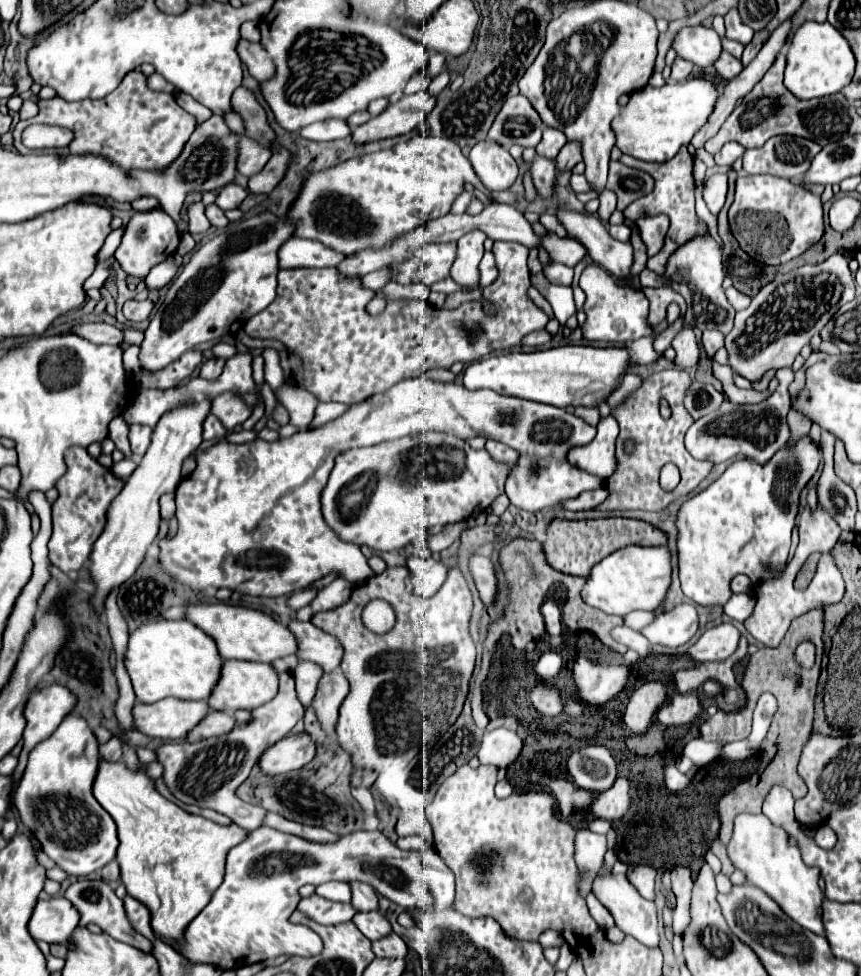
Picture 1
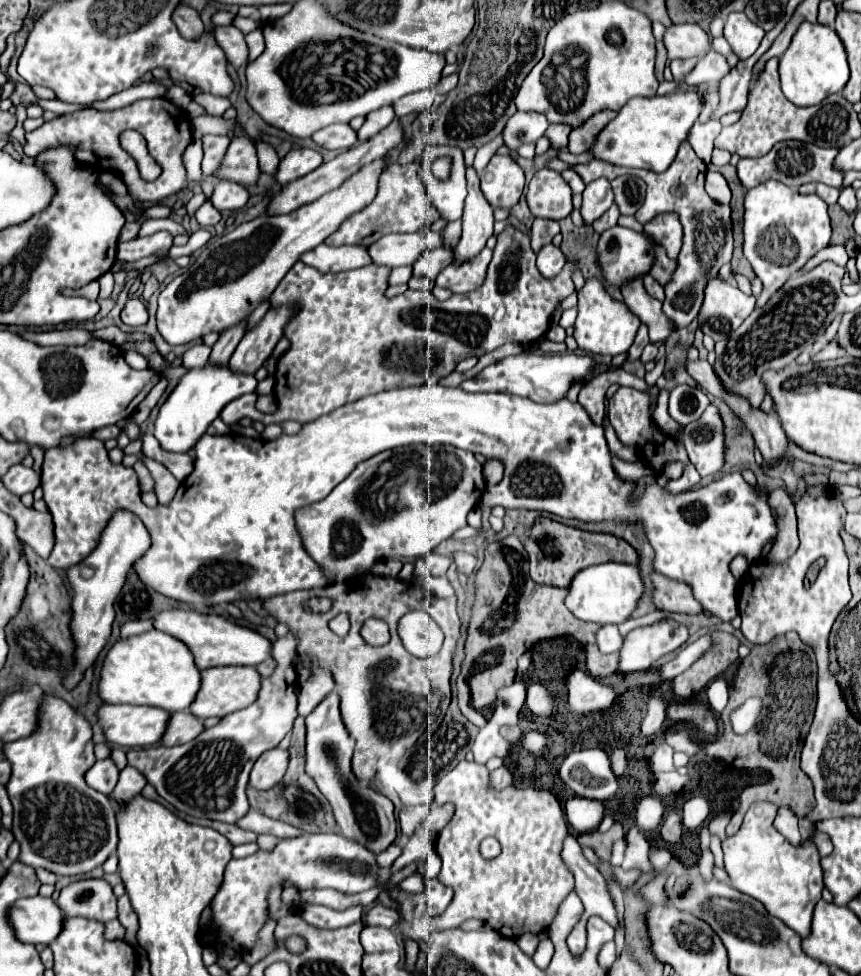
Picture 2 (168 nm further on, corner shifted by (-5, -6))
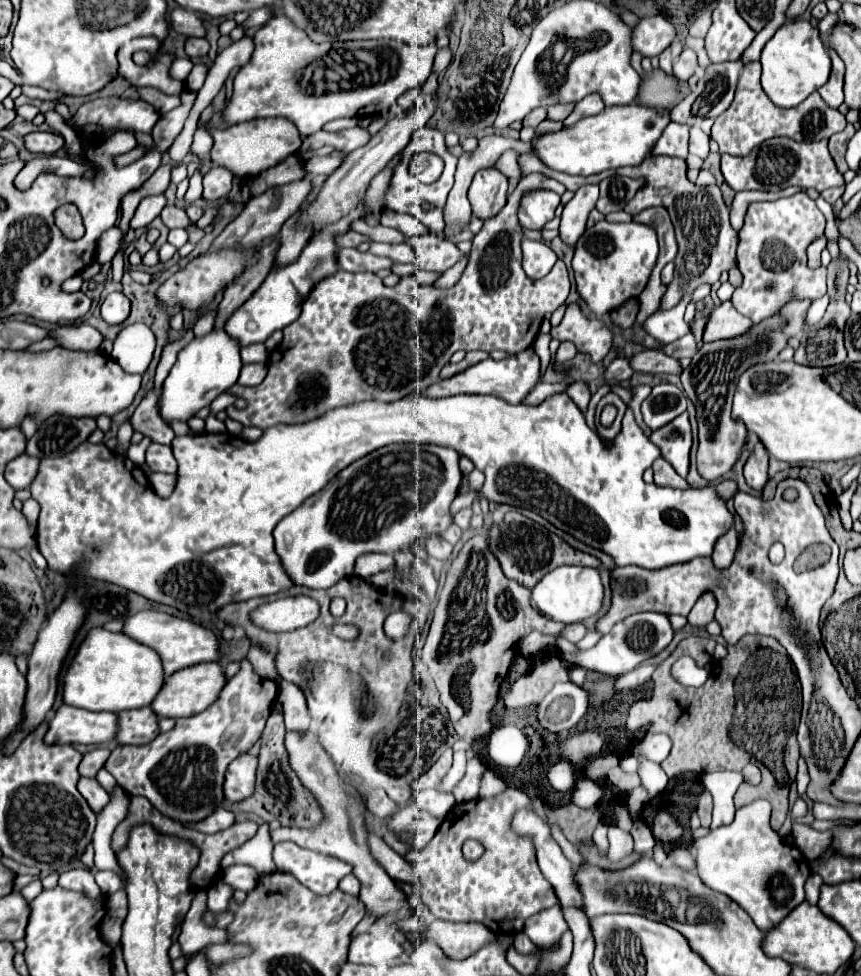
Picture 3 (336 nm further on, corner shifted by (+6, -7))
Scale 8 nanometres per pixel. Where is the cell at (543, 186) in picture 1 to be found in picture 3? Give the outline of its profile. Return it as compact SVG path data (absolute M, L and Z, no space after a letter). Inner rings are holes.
M551 190L525 192L519 204L519 214L517 214L521 226L531 230L541 230L555 216L559 202L561 202L559 194Z

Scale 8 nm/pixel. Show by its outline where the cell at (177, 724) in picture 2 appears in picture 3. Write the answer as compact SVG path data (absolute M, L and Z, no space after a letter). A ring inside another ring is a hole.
M137 708L137 710L125 710L119 712L119 744L149 744L149 740L155 740L159 732L159 716L151 708Z

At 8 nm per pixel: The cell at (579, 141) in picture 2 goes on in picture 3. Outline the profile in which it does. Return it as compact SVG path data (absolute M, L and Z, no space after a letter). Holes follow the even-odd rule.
M591 94L591 96L585 96L579 104L577 104L577 108L565 118L565 122L563 122L563 126L573 126L575 122L579 122L581 118L585 118L585 116L593 116L593 114L599 114L601 110L603 110L605 106L601 104L601 98L599 98L599 94Z

